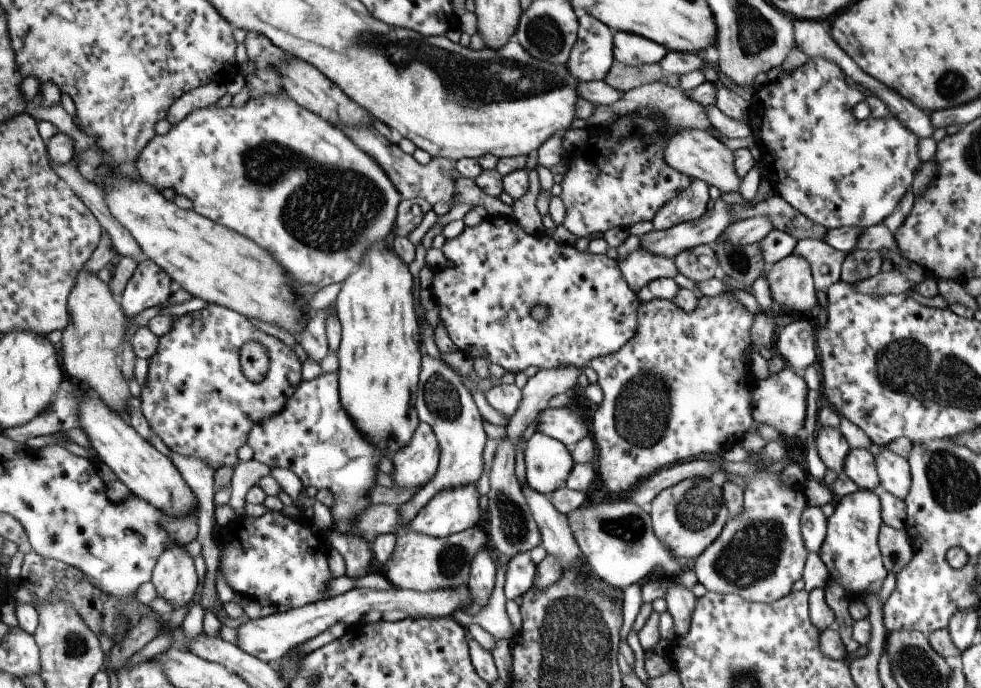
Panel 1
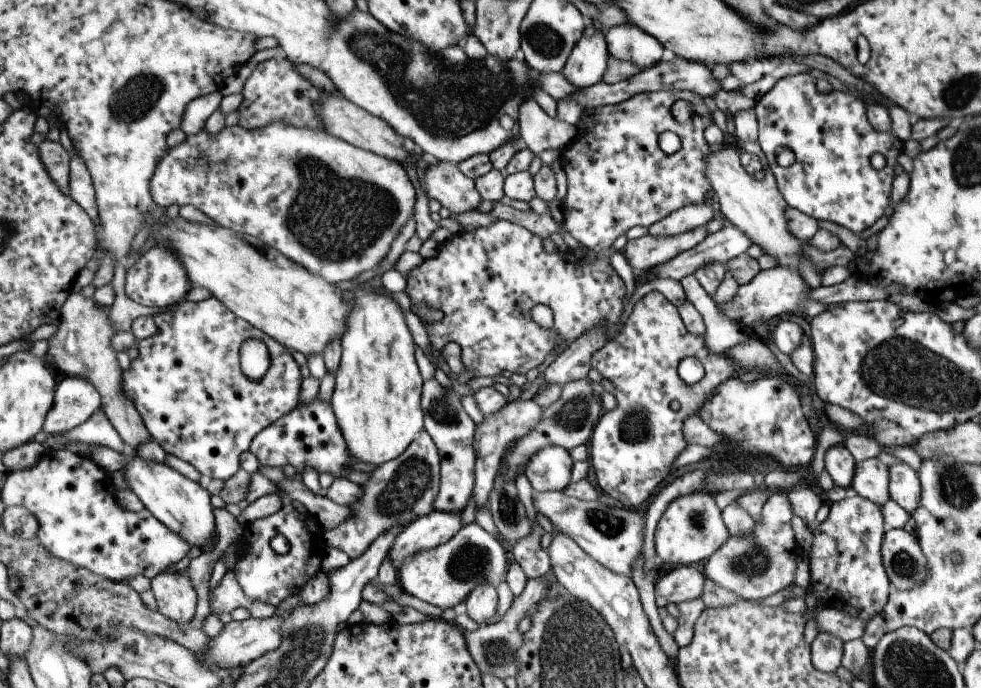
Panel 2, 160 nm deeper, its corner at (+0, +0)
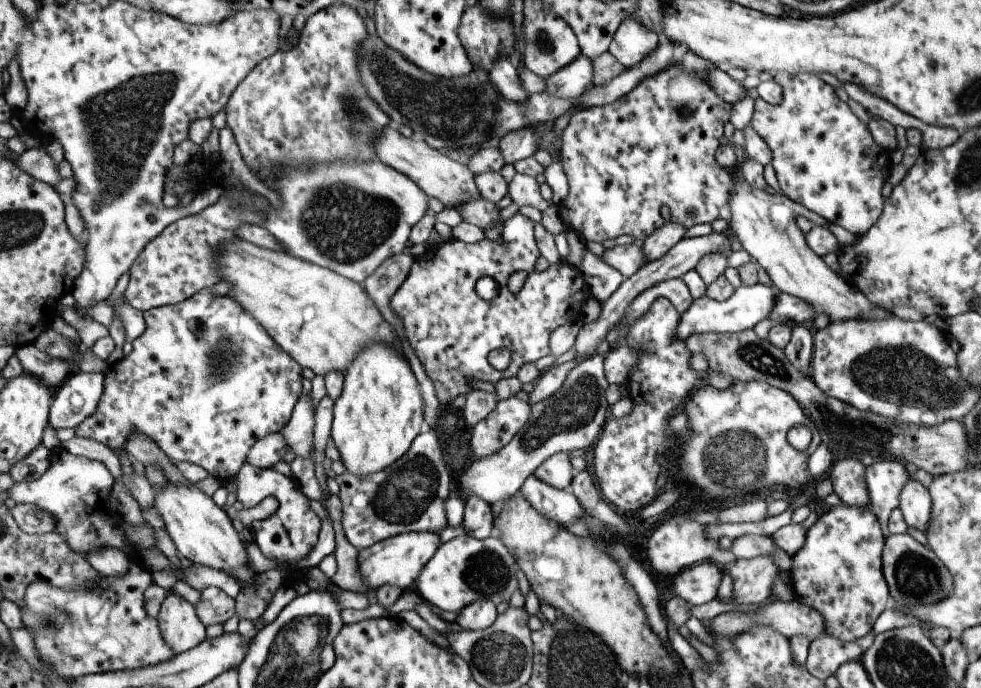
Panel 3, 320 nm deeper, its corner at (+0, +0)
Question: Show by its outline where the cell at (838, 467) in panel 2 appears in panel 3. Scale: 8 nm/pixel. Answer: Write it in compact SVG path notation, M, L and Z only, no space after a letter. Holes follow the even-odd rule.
M853 458L838 460L827 472L832 493L848 507L870 508L864 481L864 466Z

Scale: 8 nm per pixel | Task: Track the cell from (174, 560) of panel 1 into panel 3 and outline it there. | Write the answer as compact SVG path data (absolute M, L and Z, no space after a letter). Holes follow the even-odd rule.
M169 591L157 616L164 639L176 655L199 646L205 636L206 624L201 622L195 603Z

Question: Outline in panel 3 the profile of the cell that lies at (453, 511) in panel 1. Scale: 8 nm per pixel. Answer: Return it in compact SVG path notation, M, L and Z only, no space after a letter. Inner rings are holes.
M432 532L405 533L376 542L372 547L360 550L358 563L361 576L371 589L375 589L373 591L385 585L401 587L403 592L413 590L423 569L439 550L439 544L439 535Z

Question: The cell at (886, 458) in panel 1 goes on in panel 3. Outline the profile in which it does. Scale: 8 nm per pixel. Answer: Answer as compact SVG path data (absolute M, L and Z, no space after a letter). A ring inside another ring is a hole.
M912 478L903 485L897 507L907 527L924 532L930 517L931 501L928 490L919 481Z

